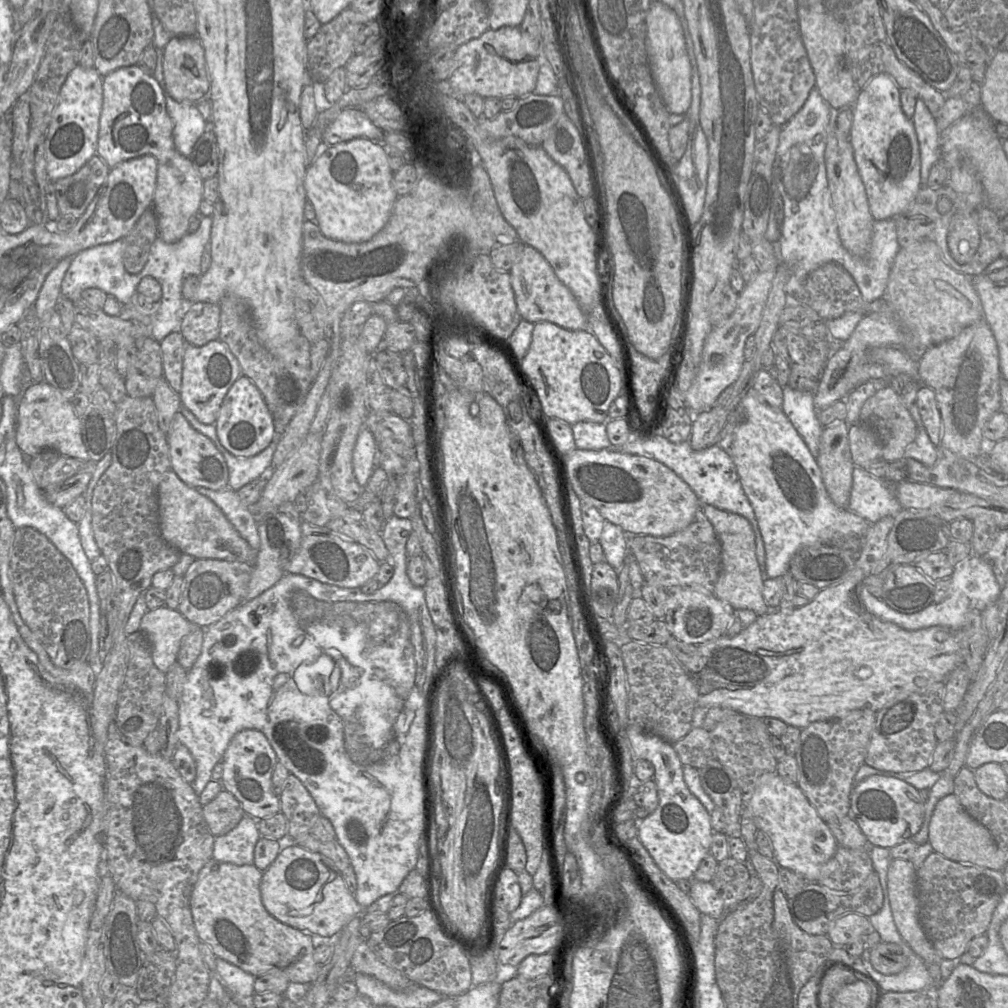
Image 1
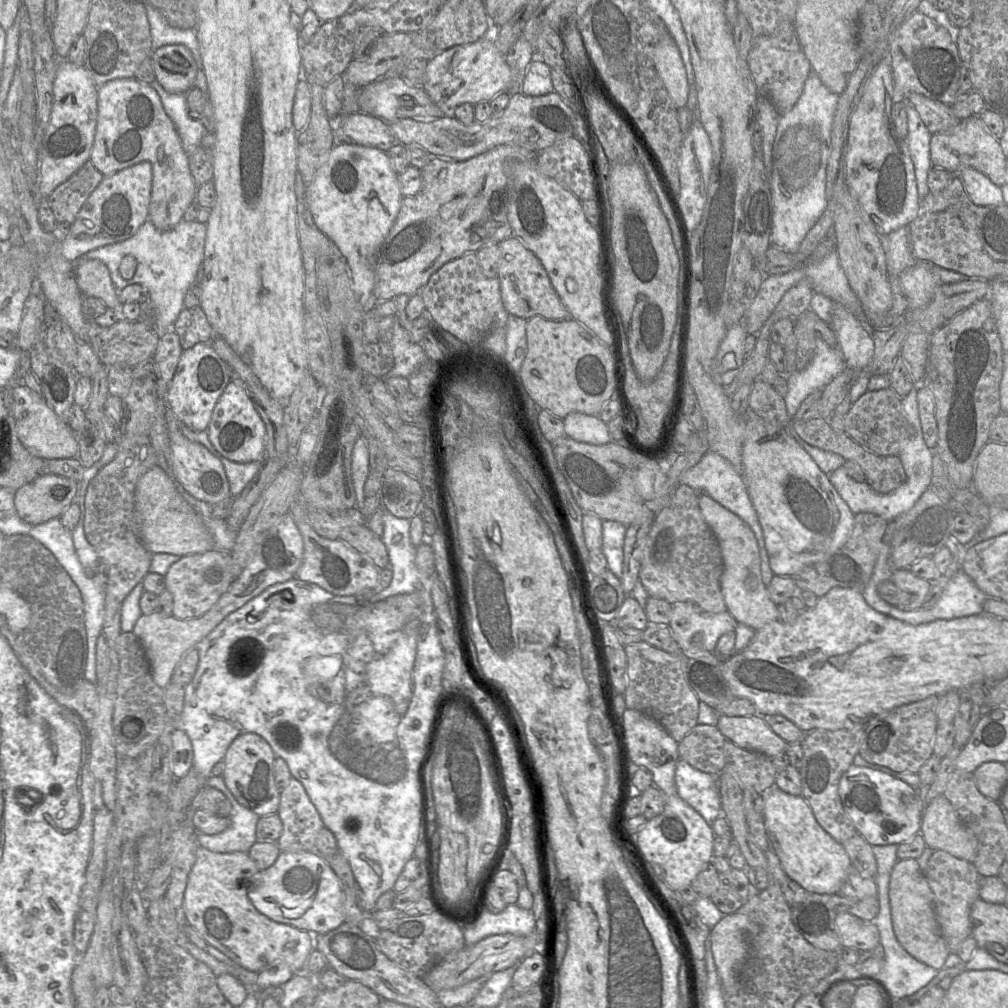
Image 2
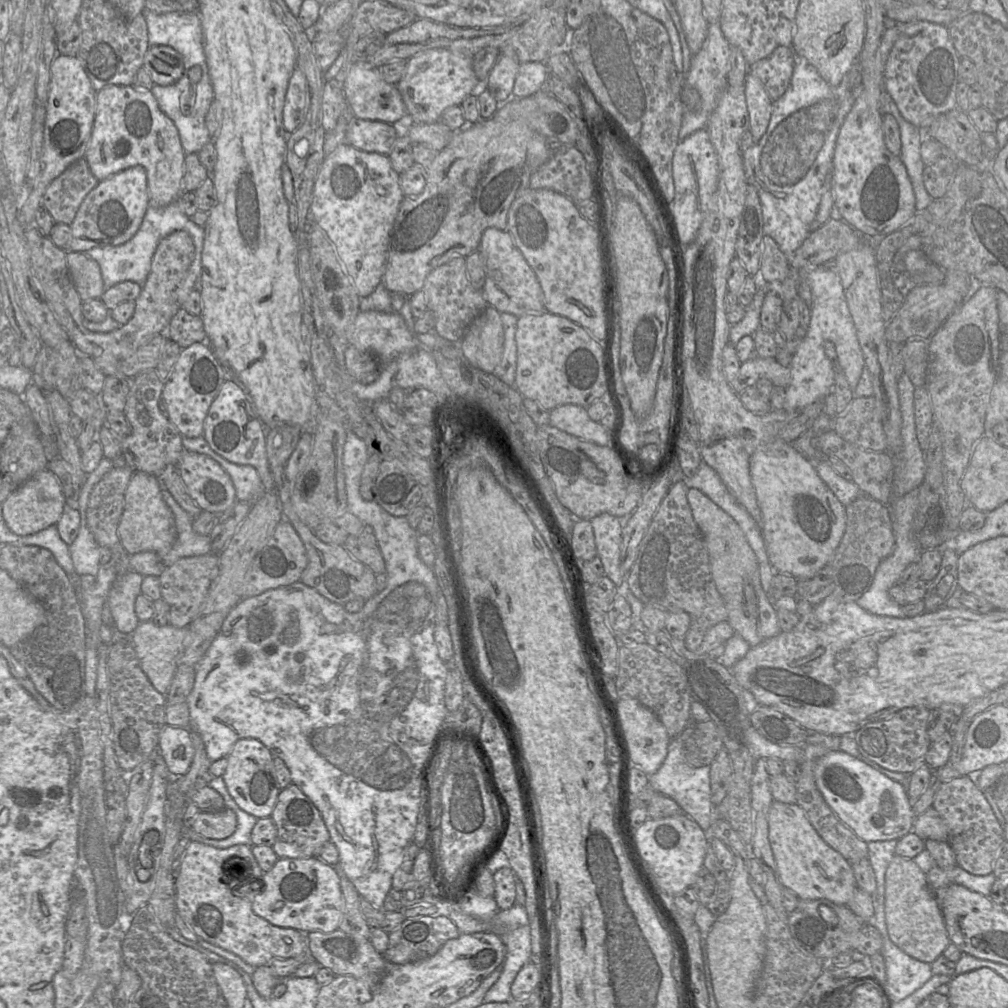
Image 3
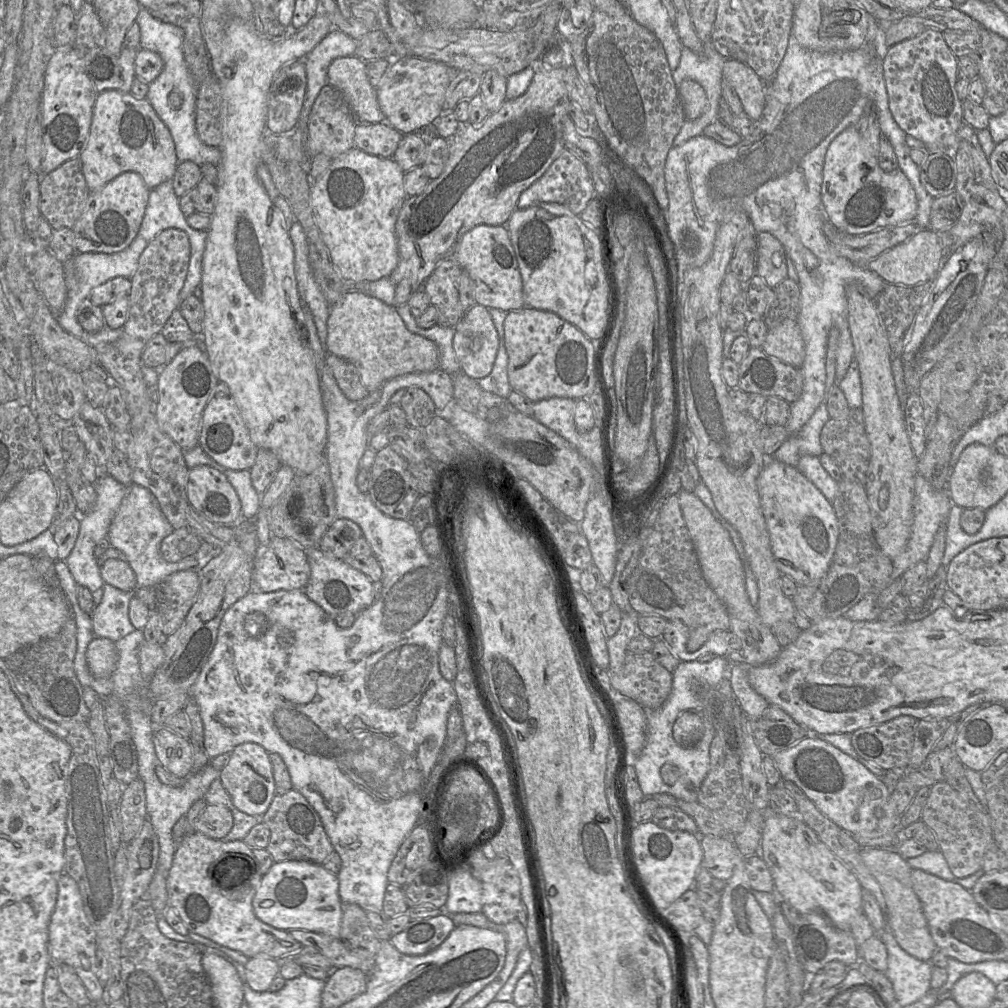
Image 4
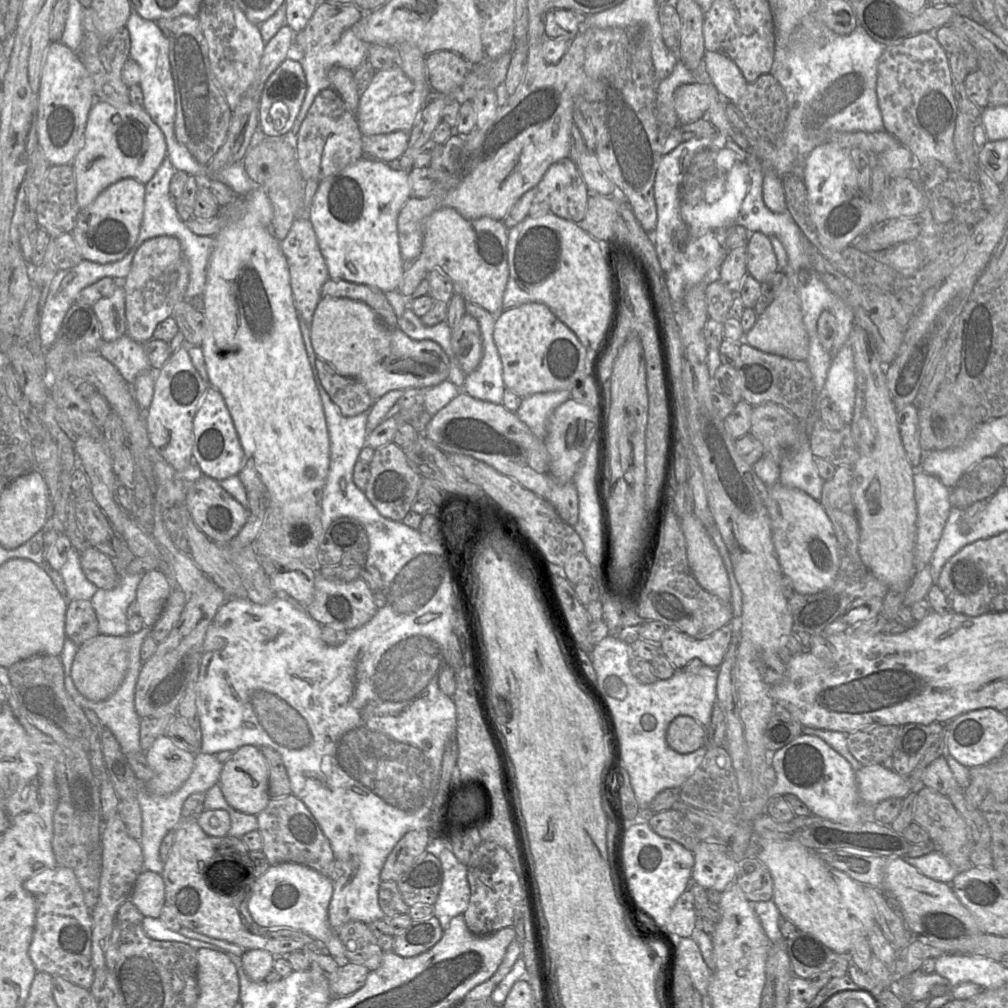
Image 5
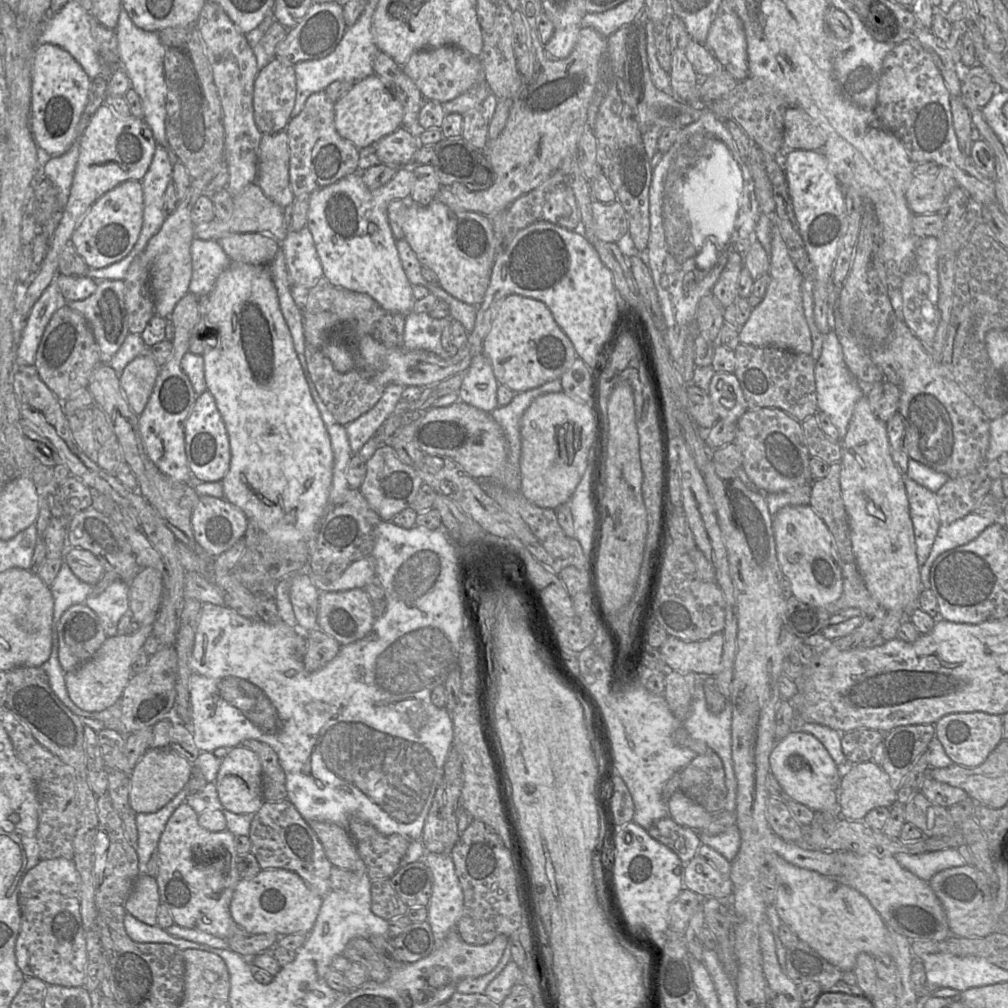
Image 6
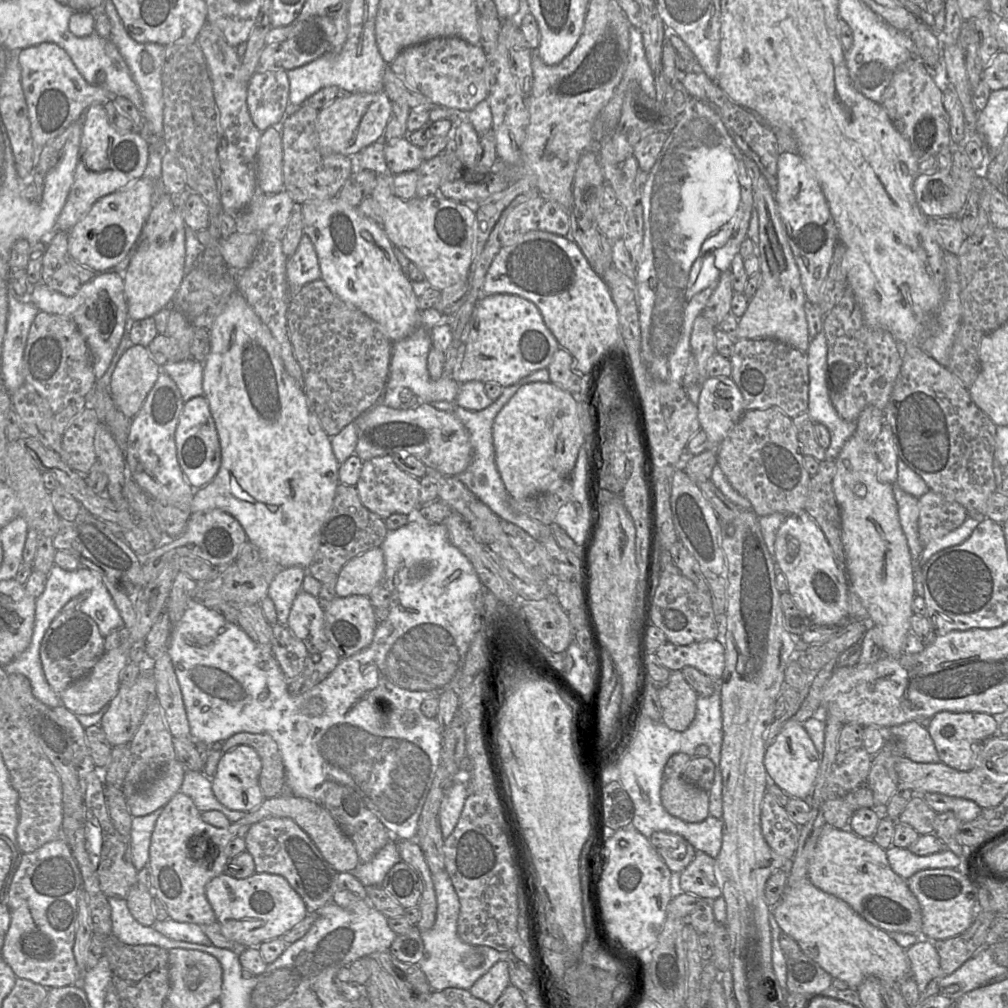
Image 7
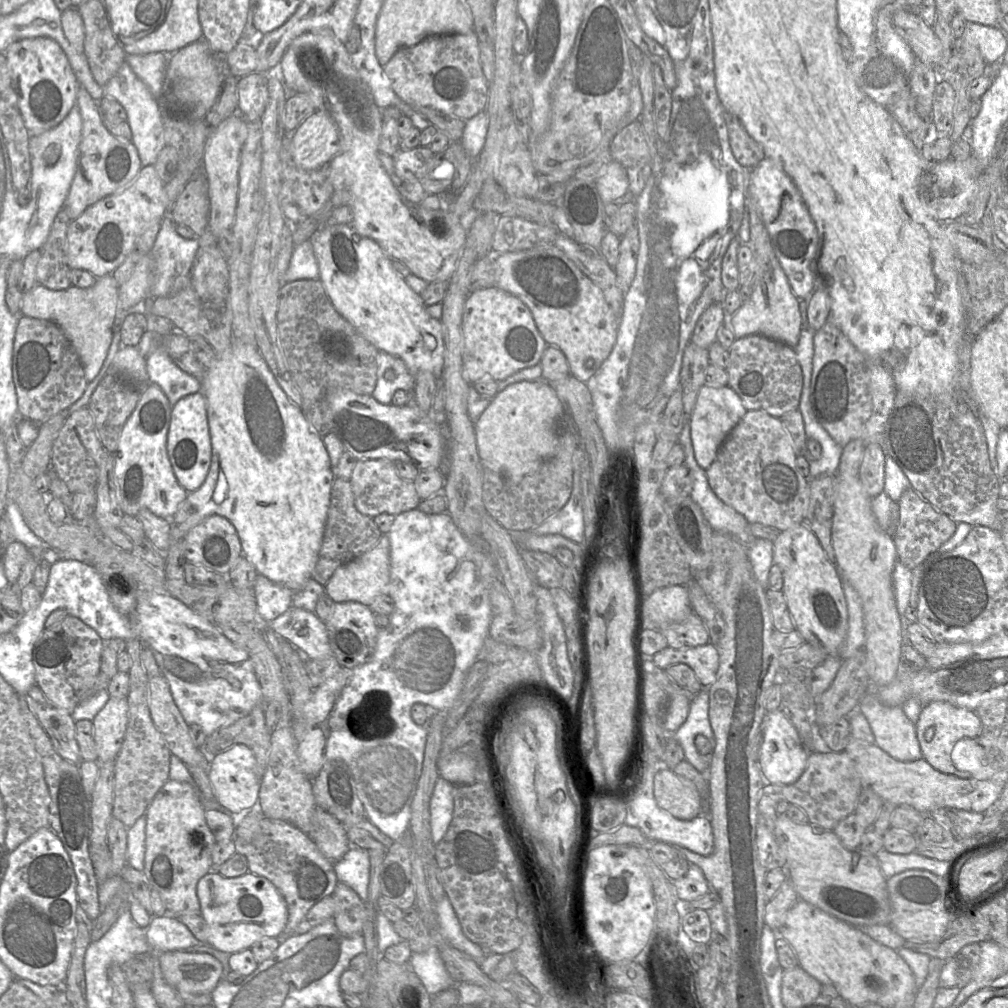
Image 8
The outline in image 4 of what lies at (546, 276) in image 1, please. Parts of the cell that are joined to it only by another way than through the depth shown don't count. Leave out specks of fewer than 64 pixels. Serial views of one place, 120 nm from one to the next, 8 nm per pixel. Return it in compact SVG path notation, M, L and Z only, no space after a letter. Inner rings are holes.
M481 224L474 227L462 236L451 258L456 260L473 280L477 304L505 312L525 306L522 278L506 225Z

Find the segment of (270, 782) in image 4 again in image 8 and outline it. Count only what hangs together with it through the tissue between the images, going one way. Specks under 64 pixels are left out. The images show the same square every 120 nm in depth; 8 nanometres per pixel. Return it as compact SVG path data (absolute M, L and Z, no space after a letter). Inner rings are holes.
M236 744L220 751L207 770L214 797L225 810L235 816L241 816L250 809L257 808L261 778L257 774L256 757L248 746Z

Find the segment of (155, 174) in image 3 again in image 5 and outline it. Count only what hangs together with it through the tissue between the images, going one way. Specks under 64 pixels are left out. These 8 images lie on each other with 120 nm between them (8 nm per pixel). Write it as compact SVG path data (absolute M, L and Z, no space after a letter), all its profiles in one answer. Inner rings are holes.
M95 101L88 115L83 144L72 161L79 208L86 208L103 190L120 179L132 177L146 184L166 156L164 134L143 106Z

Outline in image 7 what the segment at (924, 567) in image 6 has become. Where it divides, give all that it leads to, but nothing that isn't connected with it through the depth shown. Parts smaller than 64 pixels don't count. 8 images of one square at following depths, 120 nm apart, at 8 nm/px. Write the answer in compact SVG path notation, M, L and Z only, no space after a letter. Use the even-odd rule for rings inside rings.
M969 515L960 527L947 535L931 541L923 550L921 556L914 562L914 583L916 596L924 595L922 583L922 568L932 555L943 549L961 544L972 534L977 525L985 519L985 515Z

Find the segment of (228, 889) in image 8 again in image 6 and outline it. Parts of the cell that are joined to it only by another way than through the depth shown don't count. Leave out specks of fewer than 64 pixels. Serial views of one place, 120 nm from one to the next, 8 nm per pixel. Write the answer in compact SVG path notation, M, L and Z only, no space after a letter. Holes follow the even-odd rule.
M282 868L265 869L253 878L241 879L236 884L230 914L239 928L252 934L308 935L315 924L323 898L314 893L295 872Z

